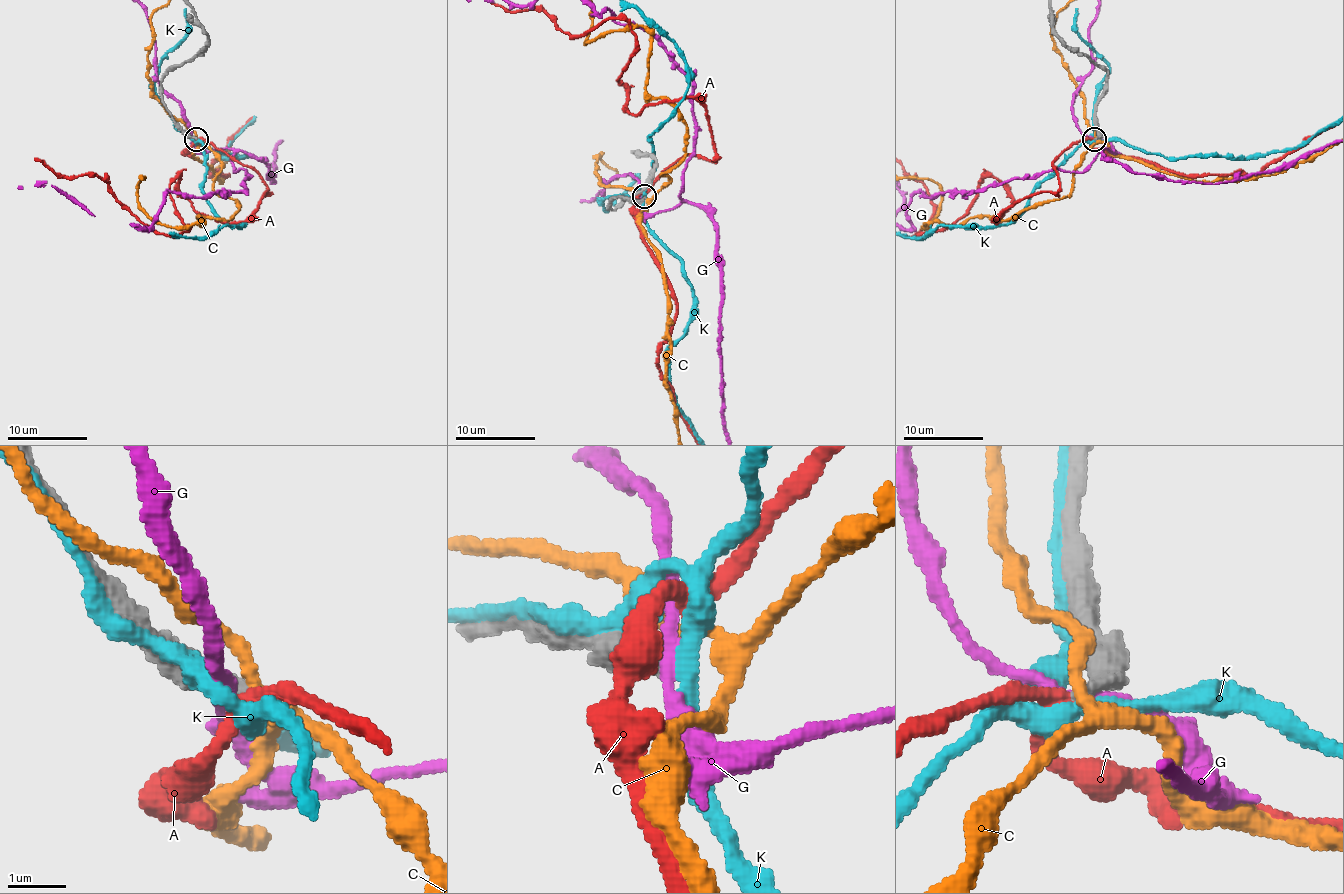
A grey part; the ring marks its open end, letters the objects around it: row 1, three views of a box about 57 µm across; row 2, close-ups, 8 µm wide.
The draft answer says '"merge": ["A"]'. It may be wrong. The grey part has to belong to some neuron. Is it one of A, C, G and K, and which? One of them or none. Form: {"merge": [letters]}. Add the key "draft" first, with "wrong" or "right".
{"draft": "right", "merge": ["A"]}

